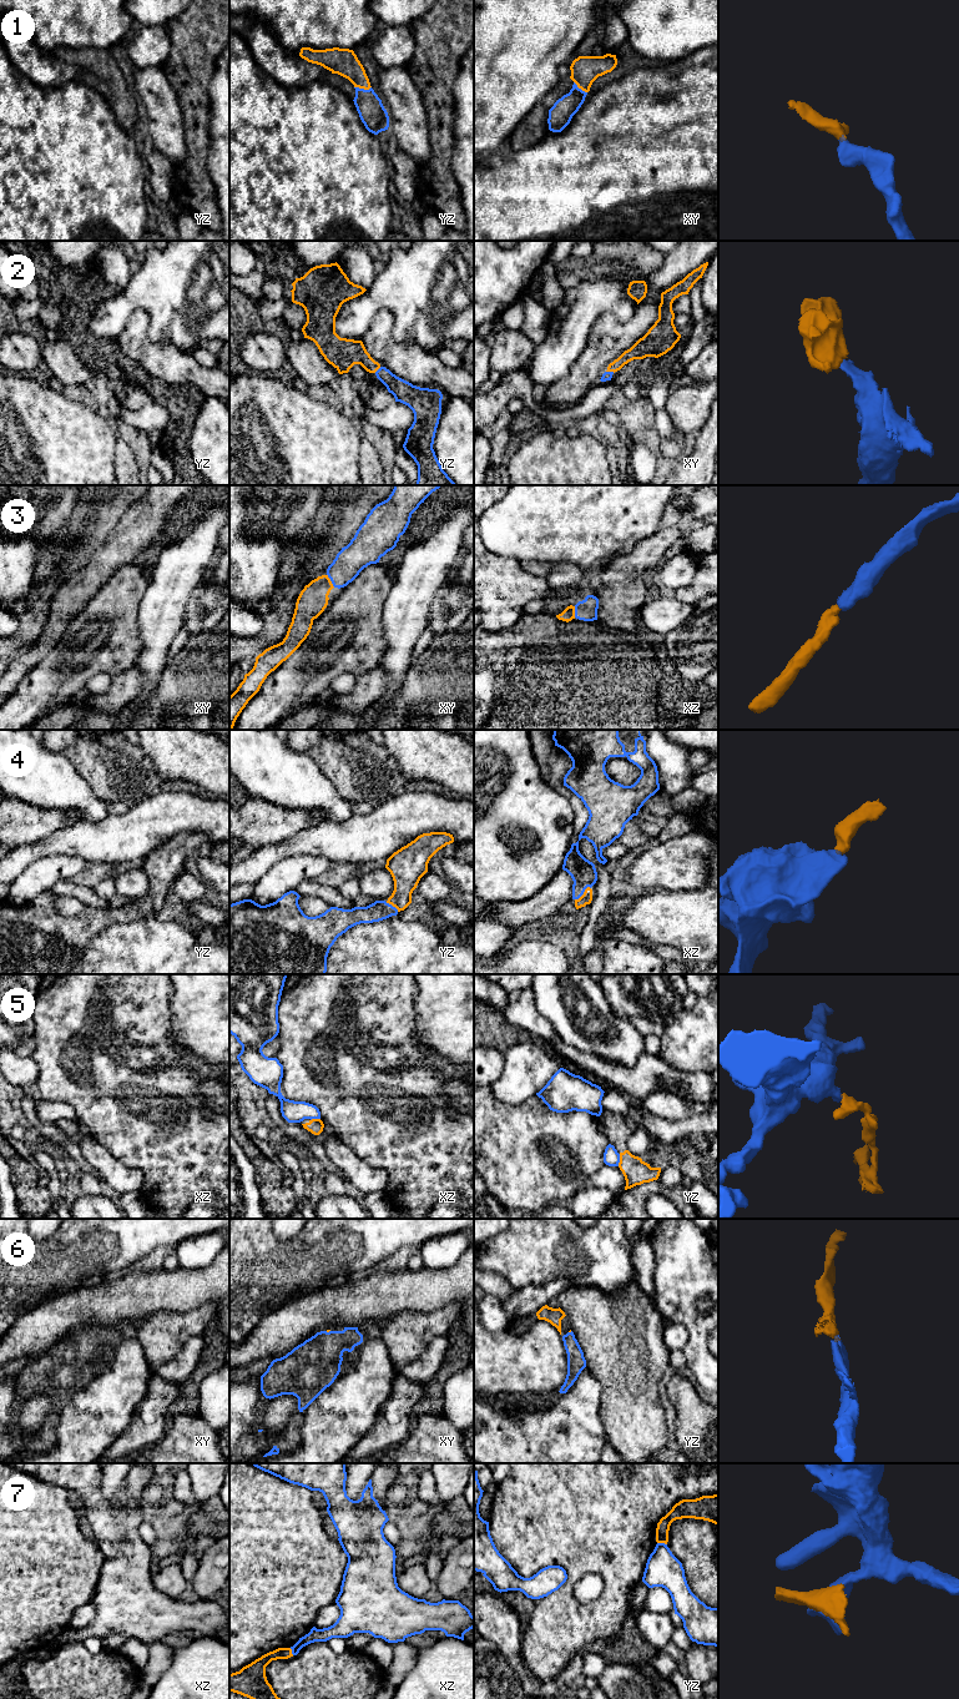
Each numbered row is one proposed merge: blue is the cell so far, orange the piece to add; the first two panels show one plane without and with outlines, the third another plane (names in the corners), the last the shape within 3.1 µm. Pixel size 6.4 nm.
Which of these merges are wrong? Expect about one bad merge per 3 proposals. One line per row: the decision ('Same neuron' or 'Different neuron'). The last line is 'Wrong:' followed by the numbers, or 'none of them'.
1: Same neuron
2: Same neuron
3: Same neuron
4: Same neuron
5: Different neuron
6: Same neuron
7: Different neuron
Wrong: 5, 7

